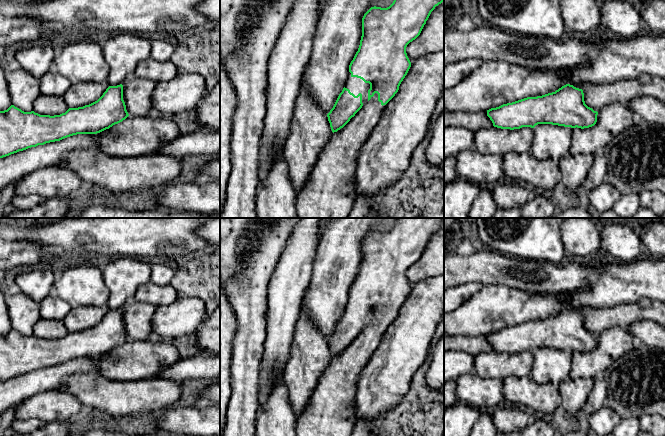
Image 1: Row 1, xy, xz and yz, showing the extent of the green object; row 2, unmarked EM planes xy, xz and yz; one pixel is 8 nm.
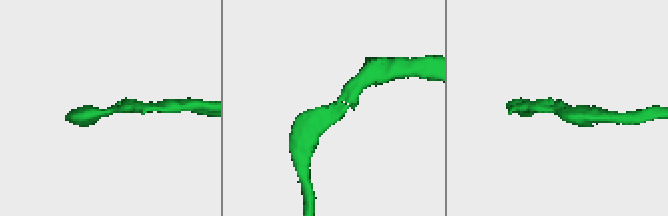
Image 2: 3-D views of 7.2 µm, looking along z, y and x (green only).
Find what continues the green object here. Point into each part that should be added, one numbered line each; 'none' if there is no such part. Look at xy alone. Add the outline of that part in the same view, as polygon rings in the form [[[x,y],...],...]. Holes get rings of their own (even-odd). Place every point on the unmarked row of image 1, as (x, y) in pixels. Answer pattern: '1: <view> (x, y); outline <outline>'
none

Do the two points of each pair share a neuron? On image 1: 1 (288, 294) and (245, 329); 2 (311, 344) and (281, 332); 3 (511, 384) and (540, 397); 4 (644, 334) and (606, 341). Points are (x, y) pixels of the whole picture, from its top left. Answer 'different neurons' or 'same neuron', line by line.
1: different neurons
2: different neurons
3: same neuron
4: different neurons

